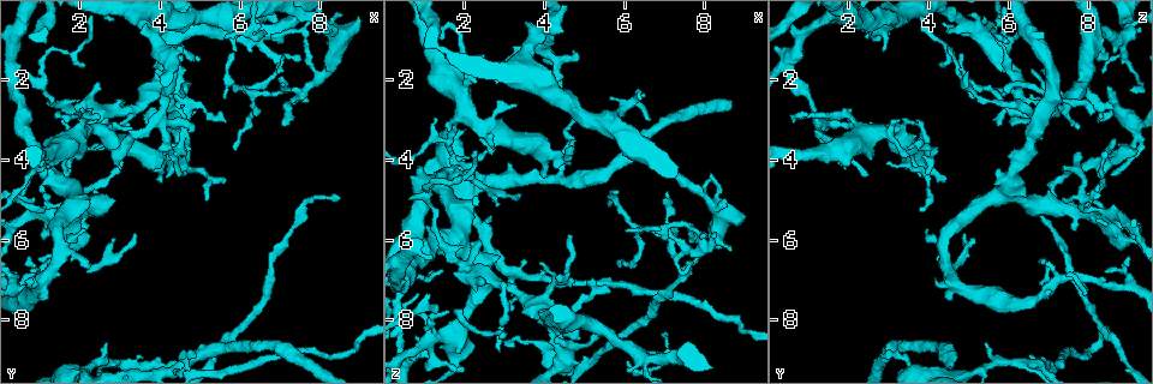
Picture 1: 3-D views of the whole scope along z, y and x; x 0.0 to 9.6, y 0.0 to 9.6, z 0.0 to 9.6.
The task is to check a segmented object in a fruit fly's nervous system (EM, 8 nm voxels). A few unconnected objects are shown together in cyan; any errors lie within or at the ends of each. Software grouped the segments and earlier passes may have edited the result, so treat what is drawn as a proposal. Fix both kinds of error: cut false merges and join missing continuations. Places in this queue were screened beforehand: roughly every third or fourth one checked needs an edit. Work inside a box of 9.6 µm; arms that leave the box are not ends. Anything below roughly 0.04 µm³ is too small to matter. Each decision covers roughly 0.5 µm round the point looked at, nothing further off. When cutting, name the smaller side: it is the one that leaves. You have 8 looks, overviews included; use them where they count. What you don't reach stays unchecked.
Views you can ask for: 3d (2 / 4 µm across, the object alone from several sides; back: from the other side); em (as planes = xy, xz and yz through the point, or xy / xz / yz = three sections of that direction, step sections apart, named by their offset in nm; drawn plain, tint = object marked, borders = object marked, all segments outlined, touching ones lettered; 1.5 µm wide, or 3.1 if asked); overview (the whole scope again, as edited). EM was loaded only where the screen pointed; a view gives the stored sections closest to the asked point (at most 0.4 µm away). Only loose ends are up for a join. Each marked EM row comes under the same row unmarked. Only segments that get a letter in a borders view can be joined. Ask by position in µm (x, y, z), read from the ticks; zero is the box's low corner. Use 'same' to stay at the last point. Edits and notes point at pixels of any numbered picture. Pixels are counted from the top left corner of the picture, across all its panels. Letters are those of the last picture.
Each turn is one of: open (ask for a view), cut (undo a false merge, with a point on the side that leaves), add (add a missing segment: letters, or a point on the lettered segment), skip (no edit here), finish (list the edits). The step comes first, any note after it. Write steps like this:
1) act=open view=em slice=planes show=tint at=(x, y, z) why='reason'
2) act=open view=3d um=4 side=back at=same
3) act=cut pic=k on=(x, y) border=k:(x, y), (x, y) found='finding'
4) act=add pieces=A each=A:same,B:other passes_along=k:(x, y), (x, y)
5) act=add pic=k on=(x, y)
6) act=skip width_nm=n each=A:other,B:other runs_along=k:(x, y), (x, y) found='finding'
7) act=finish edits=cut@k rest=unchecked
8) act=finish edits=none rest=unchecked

act=open view=em slice=yz step=8 show=borders at=(4.25, 2.20, 8.60) why='branch stops here'

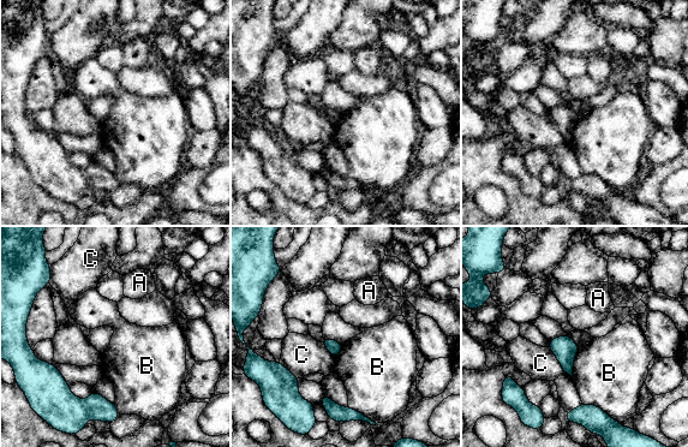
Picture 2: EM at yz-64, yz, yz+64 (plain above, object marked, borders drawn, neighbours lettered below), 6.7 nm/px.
act=open view=em slice=planes show=borders at=same why='another direction'

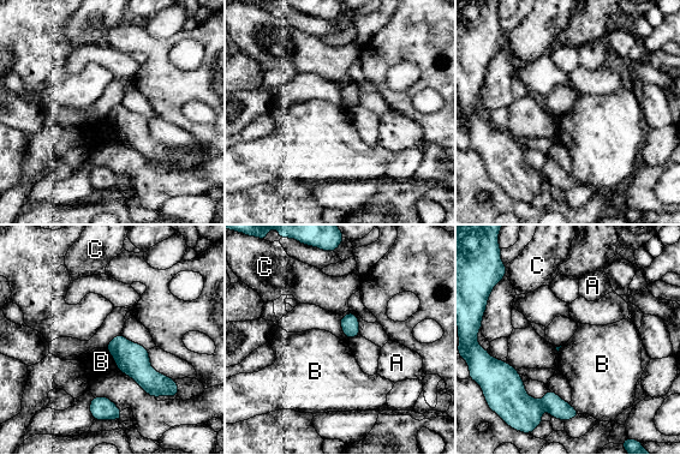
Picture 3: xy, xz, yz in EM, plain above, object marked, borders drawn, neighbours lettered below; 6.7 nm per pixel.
act=skip longest_contact=B:100nm each=A:other,B:other,C:other border=3:(570, 403), (580, 413) found='no lettered segment goes on from it'

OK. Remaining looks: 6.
act=open view=3d um=2 at=(7.65, 1.00, 5.80) why='touches itself'

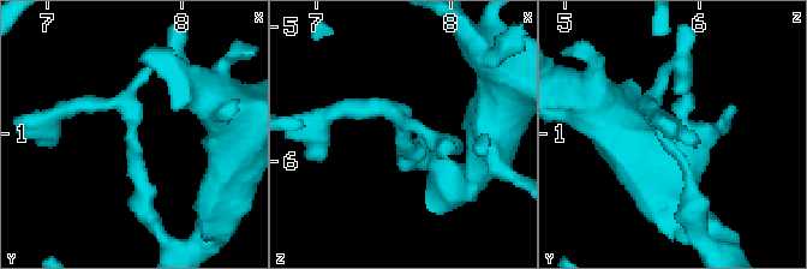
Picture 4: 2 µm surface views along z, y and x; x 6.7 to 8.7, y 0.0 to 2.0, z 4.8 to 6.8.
act=open view=em slice=planes show=borders at=(7.66, 1.04, 5.74) why='now the EM'

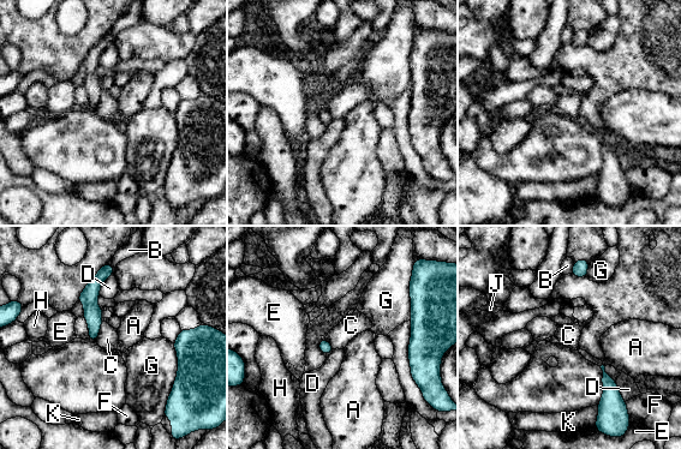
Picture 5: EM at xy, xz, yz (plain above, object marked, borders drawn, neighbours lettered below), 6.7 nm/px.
act=skip longest_contact=D:180nm each=A:other,B:other,C:other,D:other,E:other,F:other,G:other,H:other,J:other,K:other runs_along=5:(109, 270), (91, 291), (91, 336) found='continuous, no second neuron'

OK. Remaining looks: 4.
act=open view=3d um=4 at=(3.05, 4.15, 1.95) why='branch stops here'

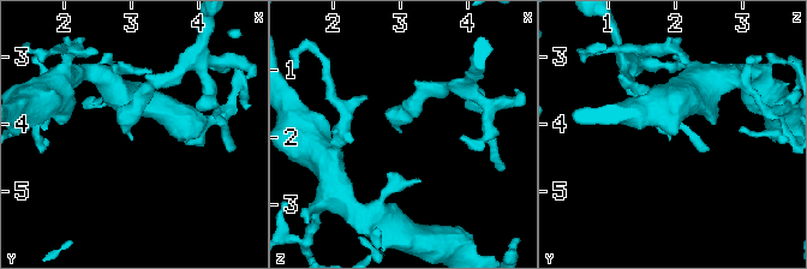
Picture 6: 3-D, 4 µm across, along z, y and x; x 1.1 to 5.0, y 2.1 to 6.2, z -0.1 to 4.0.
act=open view=em slice=planes show=borders at=(3.00, 4.20, 2.00)

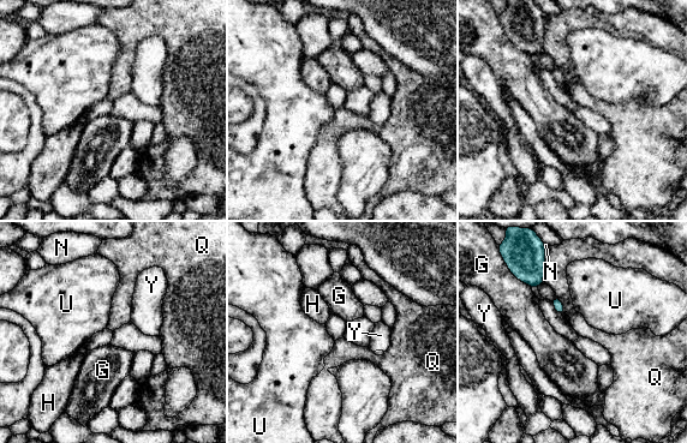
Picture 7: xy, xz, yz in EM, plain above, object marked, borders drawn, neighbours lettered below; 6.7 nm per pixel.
act=skip each=G:other,H:other,N:other,Q:other,U:other,Y:other found='no lettered segment goes on from it'

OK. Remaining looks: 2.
act=finish edits=none rest=unchecked

